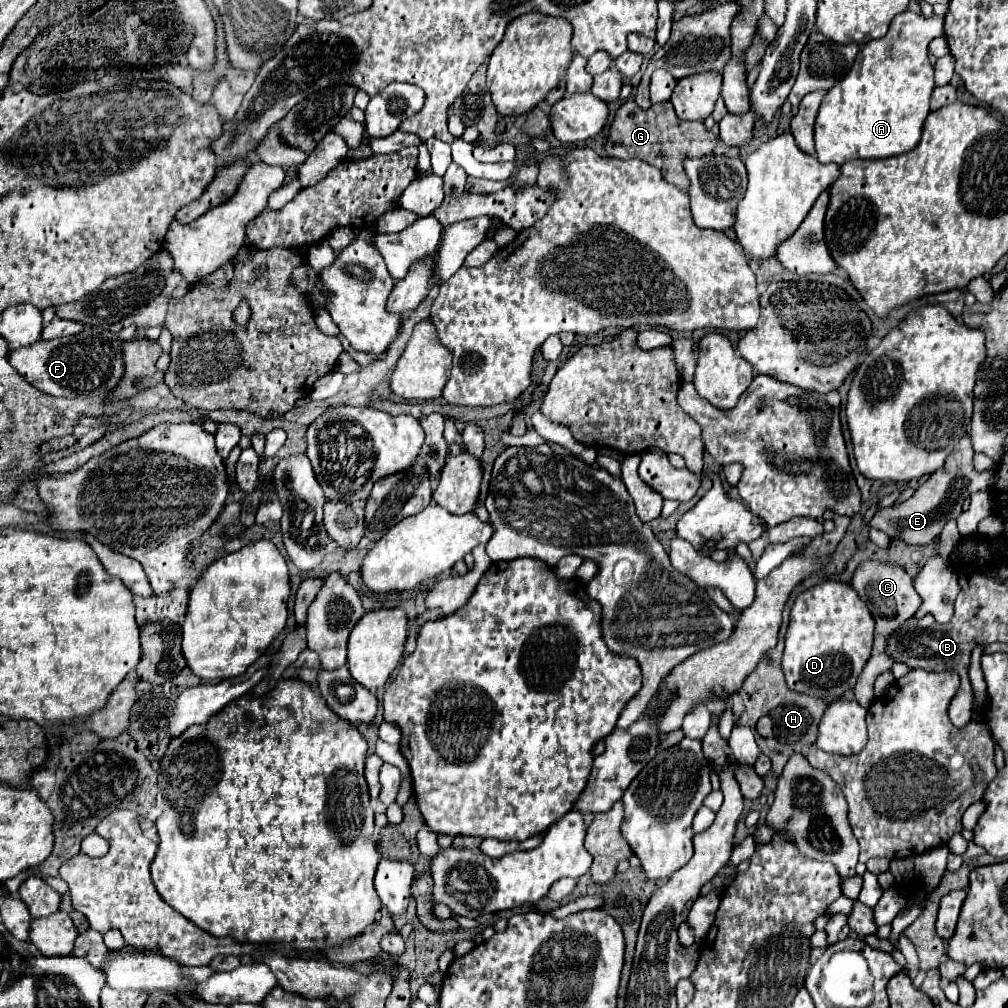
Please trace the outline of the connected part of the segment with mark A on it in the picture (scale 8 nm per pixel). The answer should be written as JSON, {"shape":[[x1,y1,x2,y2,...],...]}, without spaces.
{"shape":[[907,10,893,18,883,38,871,40,859,50,849,74,821,102,815,120,815,150,821,162,891,158,919,144,935,88,927,46,939,36,945,36,941,16,927,18]]}

